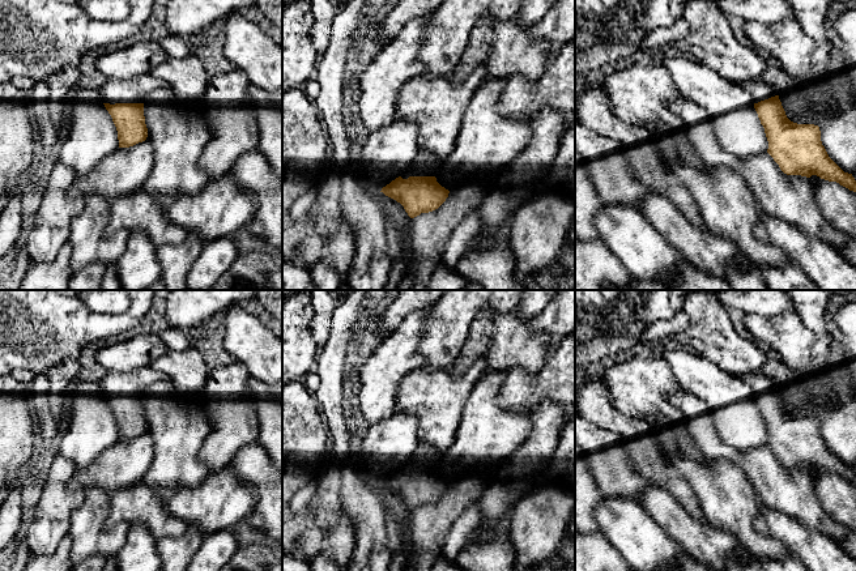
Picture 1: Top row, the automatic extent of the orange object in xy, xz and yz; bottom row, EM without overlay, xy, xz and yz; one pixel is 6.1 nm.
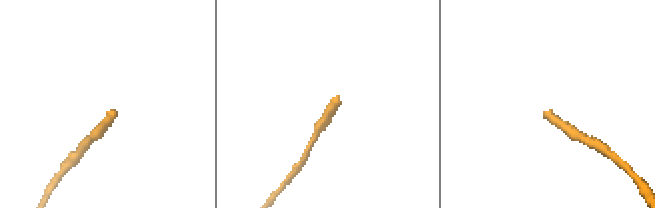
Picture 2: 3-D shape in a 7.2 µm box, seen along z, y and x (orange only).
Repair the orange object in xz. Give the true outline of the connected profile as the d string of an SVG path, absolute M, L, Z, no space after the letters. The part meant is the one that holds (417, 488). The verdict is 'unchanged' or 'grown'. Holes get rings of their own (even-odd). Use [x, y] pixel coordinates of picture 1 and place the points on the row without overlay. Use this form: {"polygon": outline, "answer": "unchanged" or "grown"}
{"polygon": "M420 442L409 464L382 481L386 489L400 495L408 508L438 502L448 490L450 483L436 474L443 452L427 442Z", "answer": "grown"}

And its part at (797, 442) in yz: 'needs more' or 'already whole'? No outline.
needs more

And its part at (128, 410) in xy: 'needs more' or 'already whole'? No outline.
needs more

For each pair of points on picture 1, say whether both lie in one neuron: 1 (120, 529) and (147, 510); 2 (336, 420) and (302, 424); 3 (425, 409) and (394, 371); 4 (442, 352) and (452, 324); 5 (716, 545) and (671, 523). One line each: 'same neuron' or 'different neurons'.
1: different neurons
2: different neurons
3: different neurons
4: same neuron
5: same neuron

